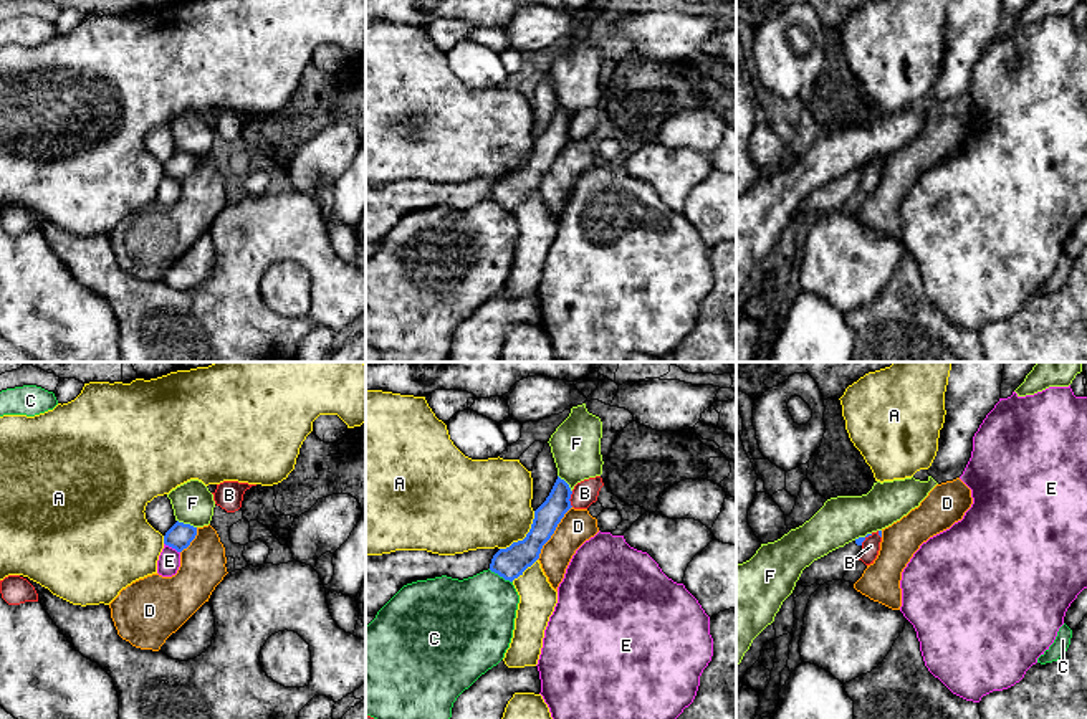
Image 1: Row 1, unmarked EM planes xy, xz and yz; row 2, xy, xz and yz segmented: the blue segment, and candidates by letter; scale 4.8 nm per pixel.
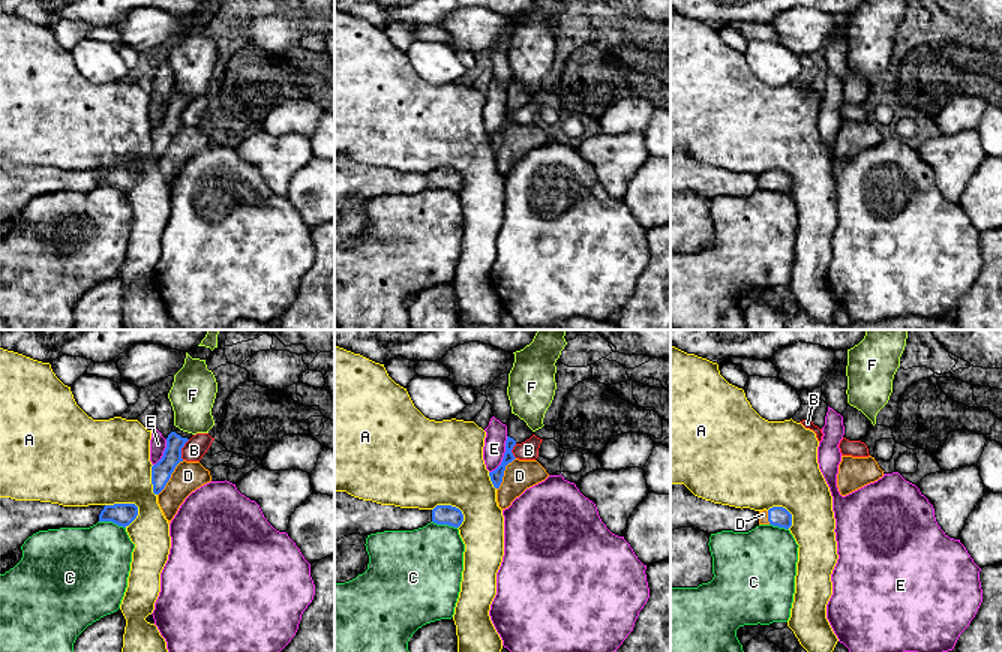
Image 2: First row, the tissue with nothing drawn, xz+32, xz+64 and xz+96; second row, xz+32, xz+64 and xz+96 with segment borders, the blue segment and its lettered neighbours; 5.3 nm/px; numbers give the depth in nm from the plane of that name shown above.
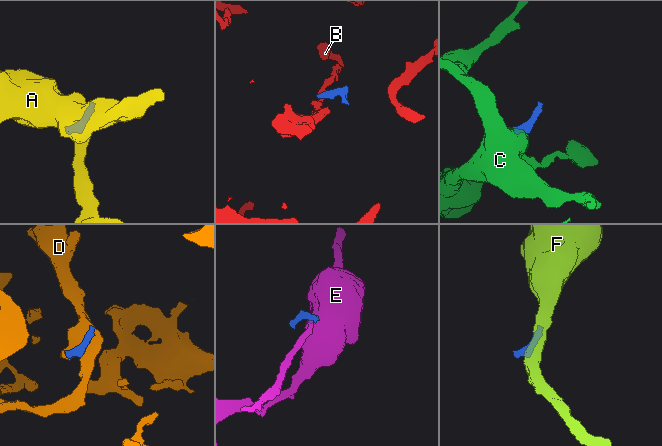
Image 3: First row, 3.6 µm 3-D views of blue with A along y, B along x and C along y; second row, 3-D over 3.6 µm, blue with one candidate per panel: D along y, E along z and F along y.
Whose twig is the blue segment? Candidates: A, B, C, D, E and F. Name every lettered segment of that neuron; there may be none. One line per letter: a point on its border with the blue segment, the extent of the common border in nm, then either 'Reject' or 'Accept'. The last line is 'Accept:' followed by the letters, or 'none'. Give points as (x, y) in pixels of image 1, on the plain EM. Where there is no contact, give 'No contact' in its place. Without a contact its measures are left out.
A: Touches blue at xz (526, 166). Shared border 260 nm. Reject
B: Touches blue at xz (569, 128). Shared border 80 nm. Reject
C: Touches blue at xz (500, 205). Shared border 140 nm. Reject
D: Touches blue at xz (553, 162). Shared border 320 nm. Accept
E: Touches blue at xy (172, 177). Shared border 90 nm. Reject
F: Touches blue at xy (187, 154). Shared border 100 nm. Reject
Accept: D

